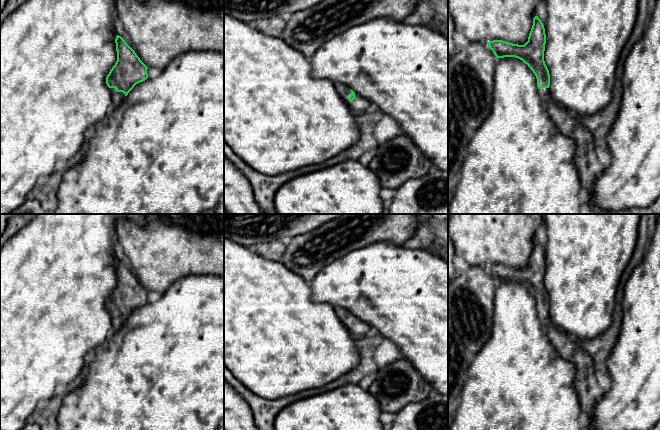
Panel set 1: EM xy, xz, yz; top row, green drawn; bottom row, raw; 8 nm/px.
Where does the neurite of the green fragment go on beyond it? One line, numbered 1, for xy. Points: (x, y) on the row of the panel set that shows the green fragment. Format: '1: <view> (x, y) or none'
1: xy (117, 97)

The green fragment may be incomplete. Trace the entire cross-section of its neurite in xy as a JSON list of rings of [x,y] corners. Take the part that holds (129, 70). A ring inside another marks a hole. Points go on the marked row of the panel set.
[[[117,35],[115,39],[117,61],[106,77],[111,89],[112,109],[118,107],[134,86],[148,78],[148,67],[140,60],[135,51]]]

